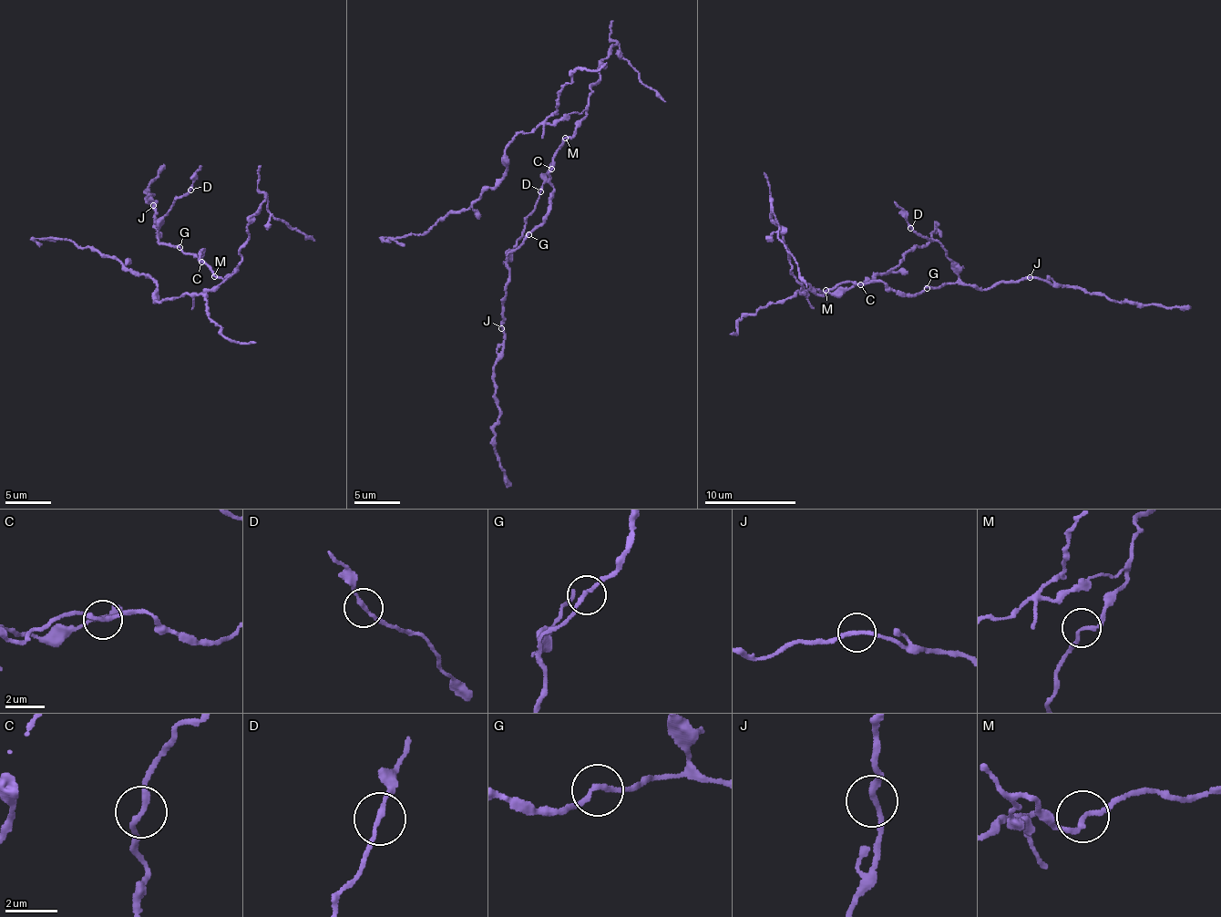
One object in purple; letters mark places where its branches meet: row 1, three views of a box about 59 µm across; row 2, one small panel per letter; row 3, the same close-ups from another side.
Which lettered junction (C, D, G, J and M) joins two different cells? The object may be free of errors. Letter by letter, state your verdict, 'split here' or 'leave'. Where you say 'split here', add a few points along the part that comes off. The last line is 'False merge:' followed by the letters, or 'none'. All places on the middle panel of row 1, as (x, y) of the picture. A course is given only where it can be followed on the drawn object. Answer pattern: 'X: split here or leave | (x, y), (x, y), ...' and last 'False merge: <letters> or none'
C: leave
D: leave
G: leave
J: leave
M: split here | (565, 138), (586, 110), (519, 132), (506, 149), (504, 177), (469, 207), (451, 211), (422, 234), (378, 238)
False merge: M

